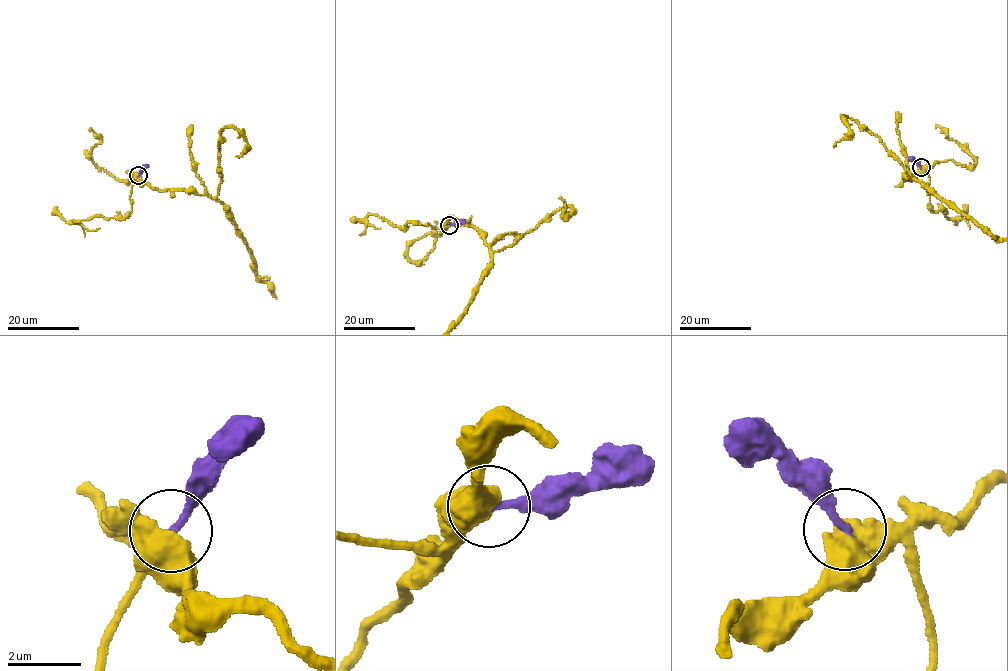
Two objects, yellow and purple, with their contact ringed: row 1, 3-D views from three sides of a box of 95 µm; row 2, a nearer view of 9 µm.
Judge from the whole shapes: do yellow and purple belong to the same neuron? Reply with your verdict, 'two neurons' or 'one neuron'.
two neurons

